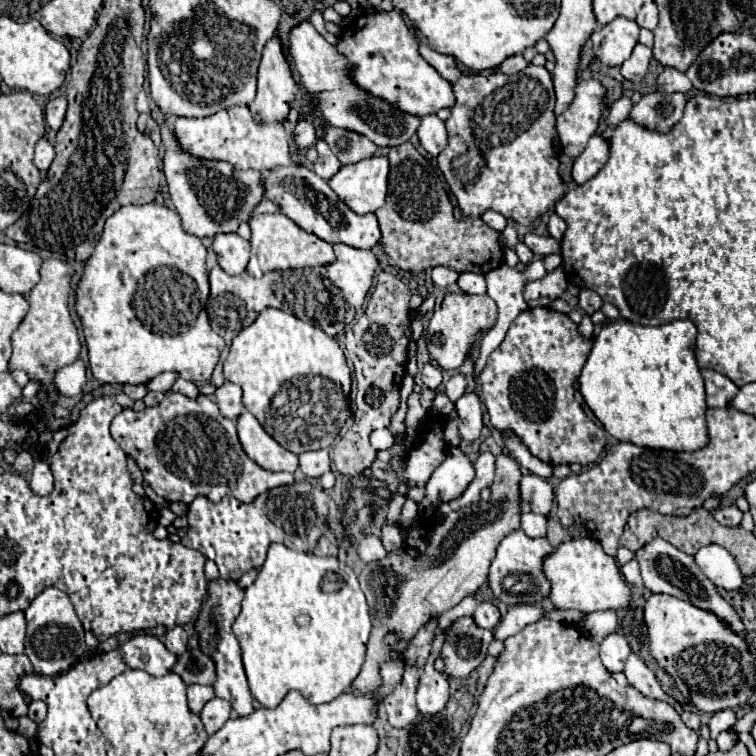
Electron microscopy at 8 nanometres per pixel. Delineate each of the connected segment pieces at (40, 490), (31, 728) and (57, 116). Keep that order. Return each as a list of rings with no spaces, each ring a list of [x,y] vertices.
[[[43,460],[35,462],[29,486],[39,496],[45,496],[45,494],[49,494],[53,490],[53,472],[51,472],[51,468],[49,468],[47,462],[43,462]]]
[[[28,716],[19,718],[18,733],[25,736],[29,740],[33,740],[34,734],[37,731],[37,724],[33,722]]]
[[[59,96],[59,98],[53,98],[53,100],[47,102],[47,106],[45,106],[45,120],[47,120],[47,124],[55,132],[63,126],[65,112],[67,112],[67,98],[65,96]]]

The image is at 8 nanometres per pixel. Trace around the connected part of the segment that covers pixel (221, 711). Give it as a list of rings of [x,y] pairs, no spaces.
[[[213,698],[199,712],[199,718],[205,724],[208,736],[213,736],[231,718],[231,704],[225,702],[225,700],[221,700],[221,698]]]

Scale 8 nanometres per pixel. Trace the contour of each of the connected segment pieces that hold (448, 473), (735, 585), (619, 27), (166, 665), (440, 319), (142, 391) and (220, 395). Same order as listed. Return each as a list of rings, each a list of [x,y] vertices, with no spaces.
[[[449,448],[445,462],[431,474],[429,482],[425,484],[427,496],[421,502],[421,518],[427,520],[433,510],[429,510],[429,504],[433,502],[449,502],[469,486],[473,480],[475,470],[471,460],[461,448]]]
[[[717,544],[703,546],[695,554],[695,562],[717,588],[725,588],[731,592],[731,590],[741,590],[745,584],[737,560],[723,546]]]
[[[617,18],[591,34],[595,56],[607,66],[621,66],[639,42],[639,24],[627,18]]]
[[[137,634],[119,646],[123,662],[133,670],[145,670],[153,676],[163,676],[173,668],[177,656],[173,656],[159,638]]]
[[[455,292],[453,294],[453,302],[447,304],[443,300],[441,310],[437,314],[433,314],[429,328],[425,332],[427,338],[427,352],[431,356],[433,362],[437,362],[443,370],[451,372],[461,368],[461,364],[465,362],[471,344],[475,342],[475,336],[479,332],[487,332],[497,320],[497,304],[487,296],[473,296],[473,294],[463,294],[463,292]]]
[[[125,384],[125,386],[123,386],[123,392],[125,392],[129,398],[139,400],[139,398],[143,398],[143,396],[147,394],[147,386],[143,386],[143,384]]]
[[[225,382],[221,388],[217,388],[215,392],[217,396],[217,406],[221,416],[229,418],[229,420],[237,420],[241,416],[241,412],[245,410],[243,406],[243,390],[241,386],[233,384],[233,382]]]

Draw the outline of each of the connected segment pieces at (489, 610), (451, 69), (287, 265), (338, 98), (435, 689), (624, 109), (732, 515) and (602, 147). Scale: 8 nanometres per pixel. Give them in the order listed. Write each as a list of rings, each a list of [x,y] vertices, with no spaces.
[[[481,602],[477,608],[475,608],[475,614],[473,614],[473,620],[479,628],[487,628],[487,630],[493,630],[499,622],[499,610],[495,604],[491,602]]]
[[[419,44],[419,54],[445,78],[449,80],[451,84],[457,82],[459,78],[459,68],[457,68],[457,60],[453,56],[445,56],[445,54],[439,54],[439,52],[433,52],[427,44]]]
[[[255,214],[249,220],[251,226],[251,260],[247,272],[259,278],[271,270],[295,270],[307,266],[325,266],[335,260],[333,248],[329,242],[323,242],[315,234],[301,230],[293,220],[283,214]]]
[[[303,22],[291,30],[291,44],[289,54],[293,60],[295,70],[301,74],[301,82],[311,94],[311,100],[323,112],[323,118],[329,126],[351,130],[357,134],[367,136],[379,148],[393,148],[403,142],[409,142],[411,136],[417,132],[421,118],[401,112],[399,108],[391,106],[389,102],[369,94],[353,80],[353,64],[331,46],[313,26],[311,22]]]
[[[433,654],[425,666],[425,674],[417,688],[417,708],[421,714],[437,714],[449,700],[449,682],[445,674],[433,670]]]
[[[621,96],[621,98],[619,98],[619,100],[617,100],[613,106],[611,106],[611,112],[609,112],[607,120],[603,120],[603,122],[601,122],[599,130],[603,130],[607,124],[619,124],[621,120],[625,120],[625,118],[629,116],[629,112],[631,112],[631,106],[633,106],[631,98]]]
[[[731,504],[731,506],[721,506],[721,508],[717,508],[717,510],[713,510],[713,518],[719,522],[719,524],[723,524],[723,526],[739,526],[741,524],[741,510],[735,506],[735,504]]]
[[[597,132],[589,140],[587,148],[575,158],[575,164],[573,164],[573,182],[577,186],[581,186],[587,180],[591,180],[601,170],[601,166],[605,164],[607,158],[609,158],[609,148],[607,148],[605,140],[601,138],[601,134]]]

